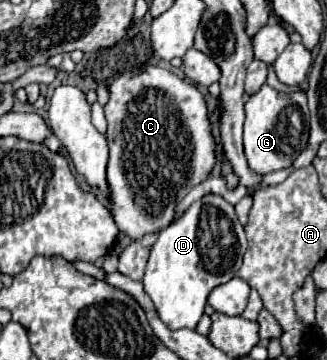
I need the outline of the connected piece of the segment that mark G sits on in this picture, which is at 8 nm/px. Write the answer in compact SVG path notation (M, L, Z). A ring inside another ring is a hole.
M267 83L261 85L257 93L253 93L245 103L245 133L243 133L243 145L245 145L245 157L249 161L249 169L257 171L261 175L279 171L283 167L289 167L293 159L305 149L307 137L309 137L309 109L307 109L307 95L305 91L293 91L287 97L281 97L273 87ZM301 111L303 129L295 131L289 113ZM293 129L293 131L287 131Z

